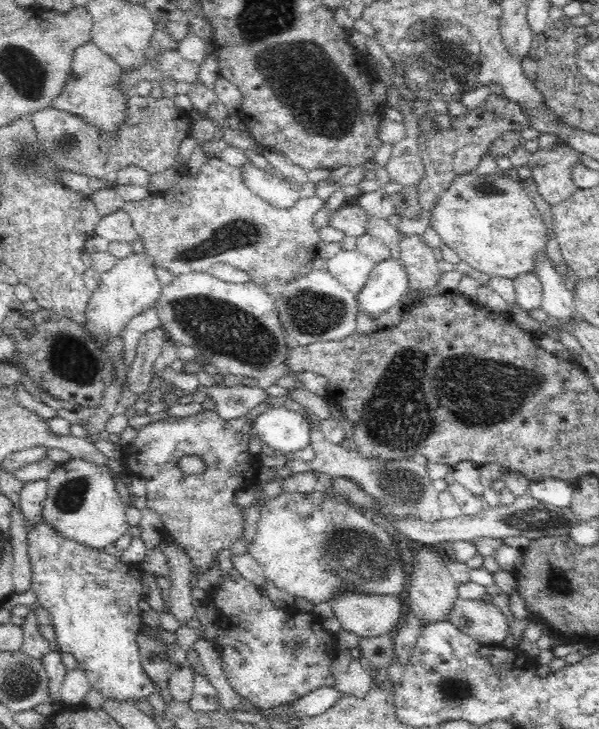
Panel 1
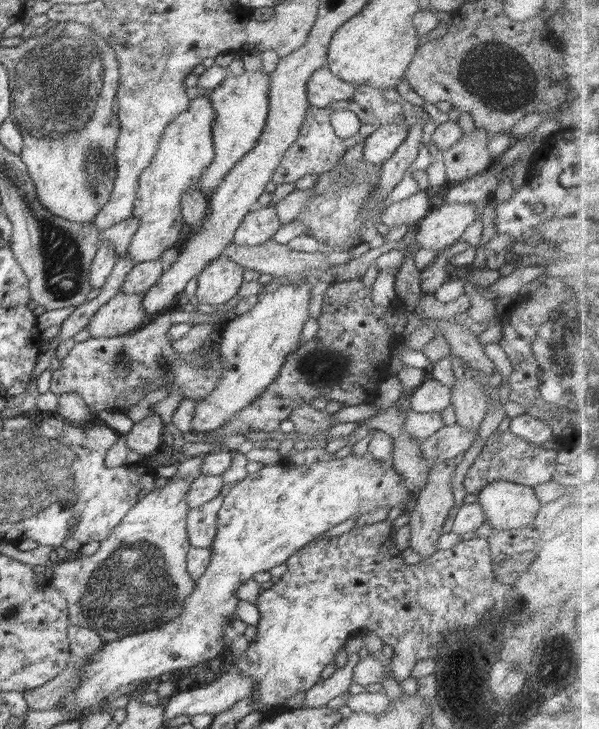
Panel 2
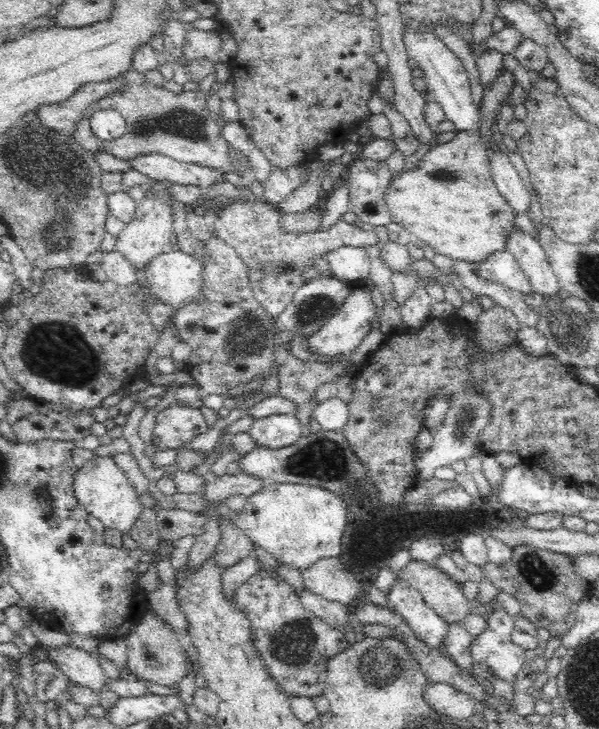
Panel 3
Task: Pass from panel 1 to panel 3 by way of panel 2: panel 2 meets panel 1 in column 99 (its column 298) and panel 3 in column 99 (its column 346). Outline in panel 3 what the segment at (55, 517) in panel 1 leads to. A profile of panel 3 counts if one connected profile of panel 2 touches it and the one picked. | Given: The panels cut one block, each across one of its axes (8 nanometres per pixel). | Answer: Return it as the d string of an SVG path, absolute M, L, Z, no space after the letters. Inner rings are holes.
M111 456L93 457L79 464L79 470L75 475L74 494L88 514L102 521L106 528L114 528L121 533L130 532L143 511L132 483Z

